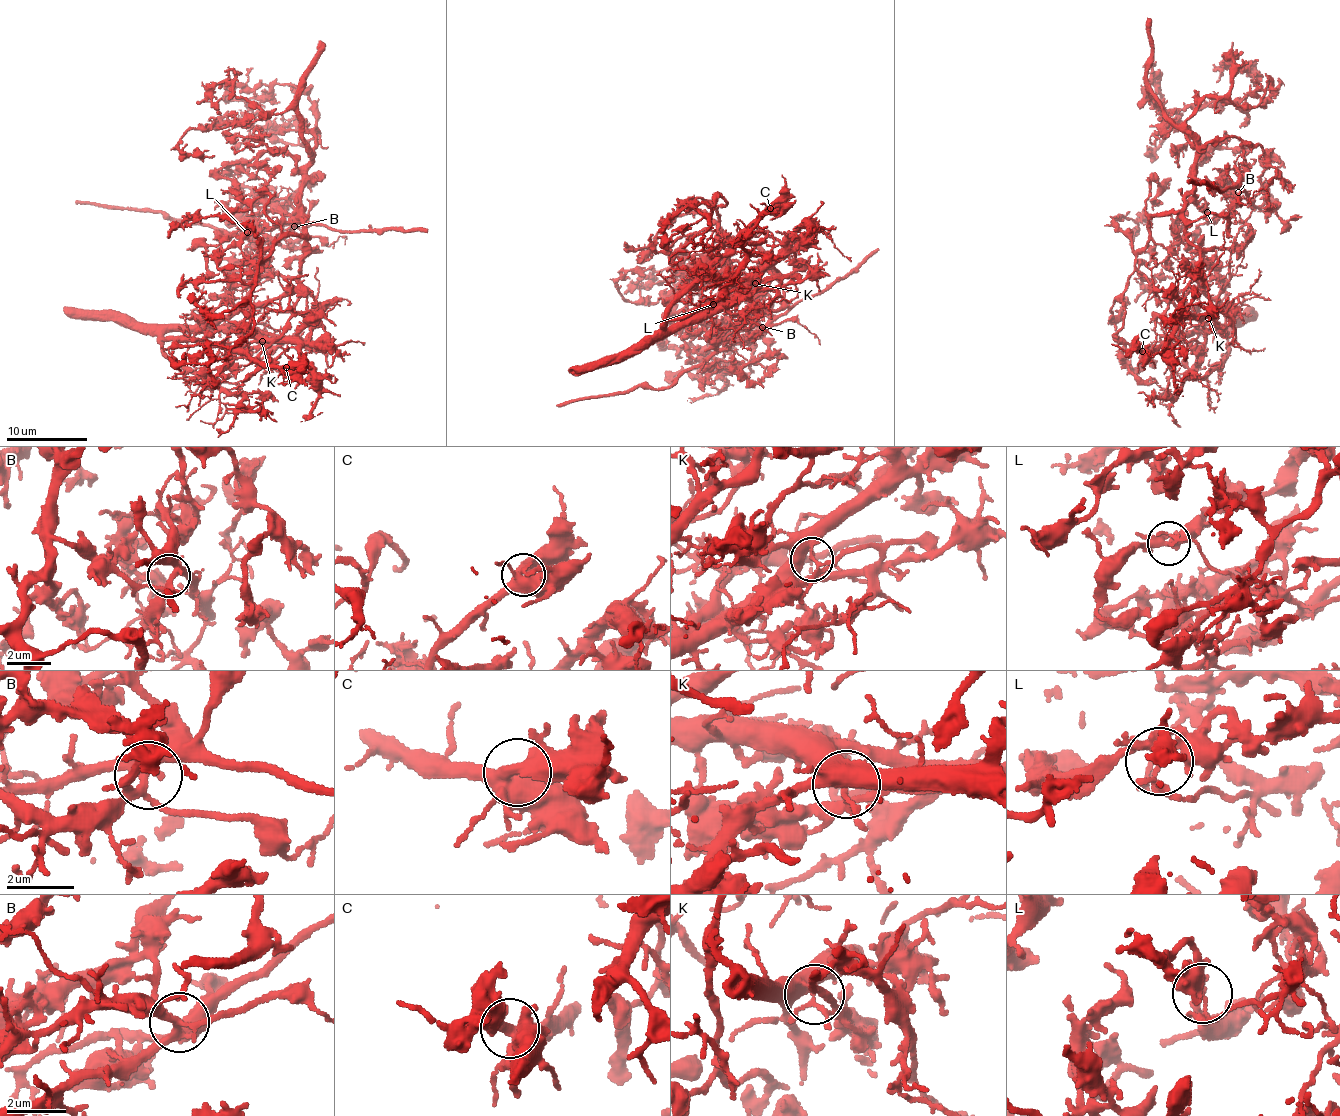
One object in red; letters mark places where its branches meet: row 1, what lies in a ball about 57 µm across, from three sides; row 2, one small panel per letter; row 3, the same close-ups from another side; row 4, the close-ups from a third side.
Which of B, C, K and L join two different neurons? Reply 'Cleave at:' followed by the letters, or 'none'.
Cleave at: K, L

